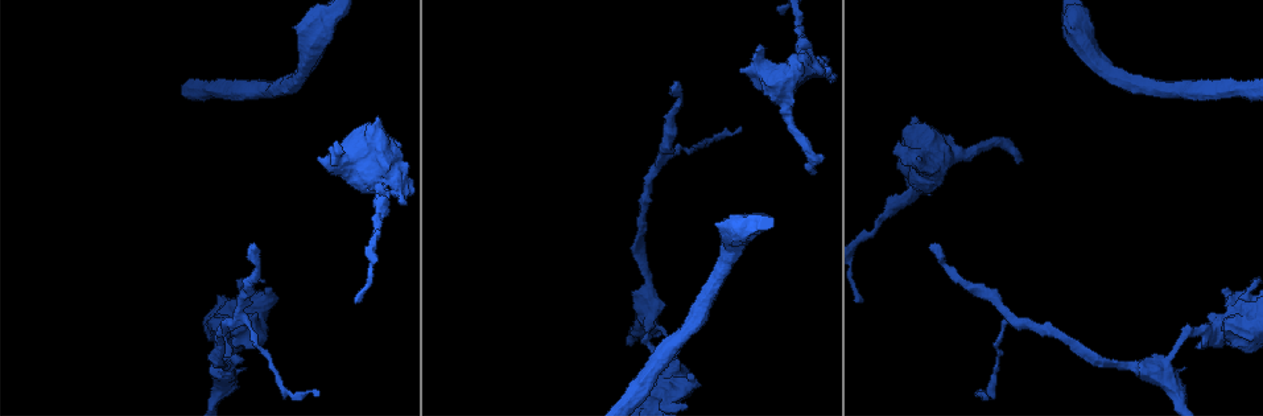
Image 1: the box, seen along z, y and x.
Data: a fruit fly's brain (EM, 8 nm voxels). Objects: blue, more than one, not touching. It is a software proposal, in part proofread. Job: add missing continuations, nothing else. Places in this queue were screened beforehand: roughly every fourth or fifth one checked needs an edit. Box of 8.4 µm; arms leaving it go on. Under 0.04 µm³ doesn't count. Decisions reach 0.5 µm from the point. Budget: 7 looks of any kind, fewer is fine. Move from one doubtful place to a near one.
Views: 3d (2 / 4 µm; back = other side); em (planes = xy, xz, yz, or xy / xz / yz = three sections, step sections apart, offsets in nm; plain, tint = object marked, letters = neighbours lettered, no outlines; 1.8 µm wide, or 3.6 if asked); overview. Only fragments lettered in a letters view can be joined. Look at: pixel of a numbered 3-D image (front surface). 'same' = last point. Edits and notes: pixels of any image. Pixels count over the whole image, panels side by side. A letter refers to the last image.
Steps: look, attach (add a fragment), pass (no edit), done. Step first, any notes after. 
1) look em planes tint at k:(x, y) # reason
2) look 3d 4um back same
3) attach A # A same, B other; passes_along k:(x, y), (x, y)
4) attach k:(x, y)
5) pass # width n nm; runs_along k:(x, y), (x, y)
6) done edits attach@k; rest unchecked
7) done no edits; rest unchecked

look 3d 4um at 1:(1223, 289) # stops while still wide

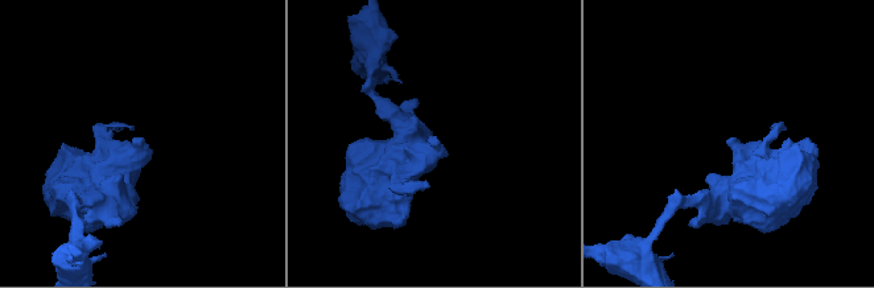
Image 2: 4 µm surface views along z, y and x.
look em planes tint at 2:(438, 142)

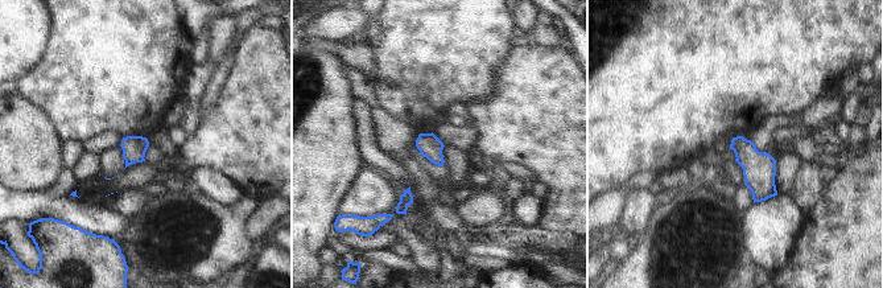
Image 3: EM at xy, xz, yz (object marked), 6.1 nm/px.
look em planes letters same

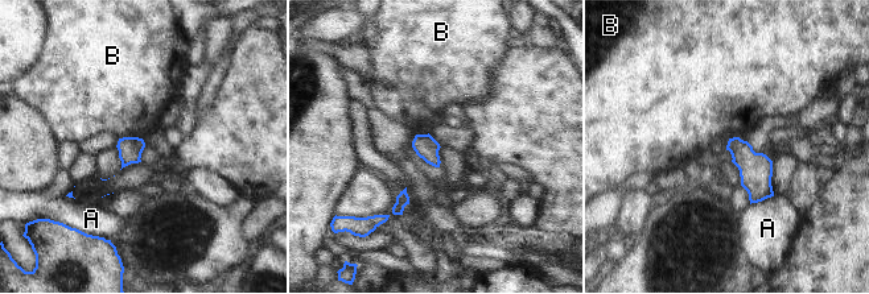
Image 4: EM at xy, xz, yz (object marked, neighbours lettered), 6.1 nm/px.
pass # A other, B other; border 4:(141, 137), (119, 139); none of them fits

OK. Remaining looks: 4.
look 3d 4um at 1:(254, 250) # free end

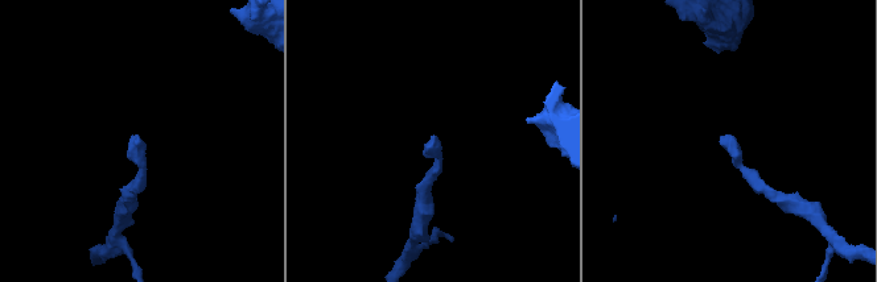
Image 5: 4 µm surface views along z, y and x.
look em xz step 4 tint at 5:(720, 141) # now the EM

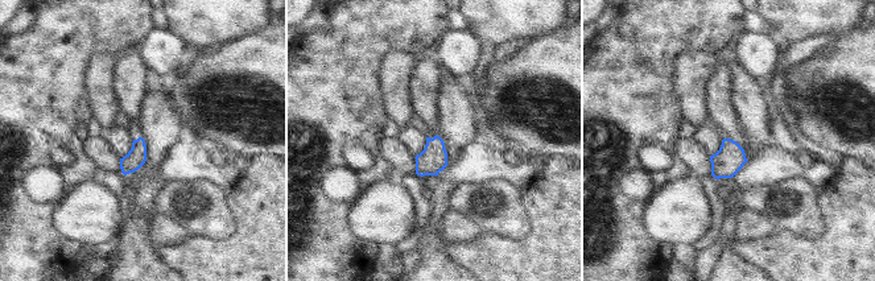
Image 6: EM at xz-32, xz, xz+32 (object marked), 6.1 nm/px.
look em planes letters same # cut it another way

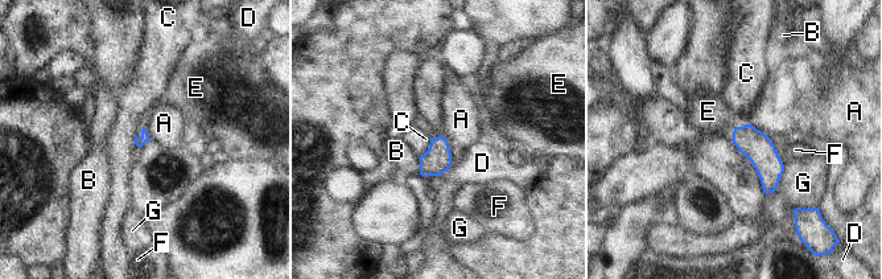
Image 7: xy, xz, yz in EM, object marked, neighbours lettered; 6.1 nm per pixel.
attach E # A other, B other, C other, D other, E same, F other, G other; passes_along 7:(139, 142), (141, 132), (141, 124); it goes on there

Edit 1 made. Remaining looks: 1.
done edits attach@7; rest unchecked

